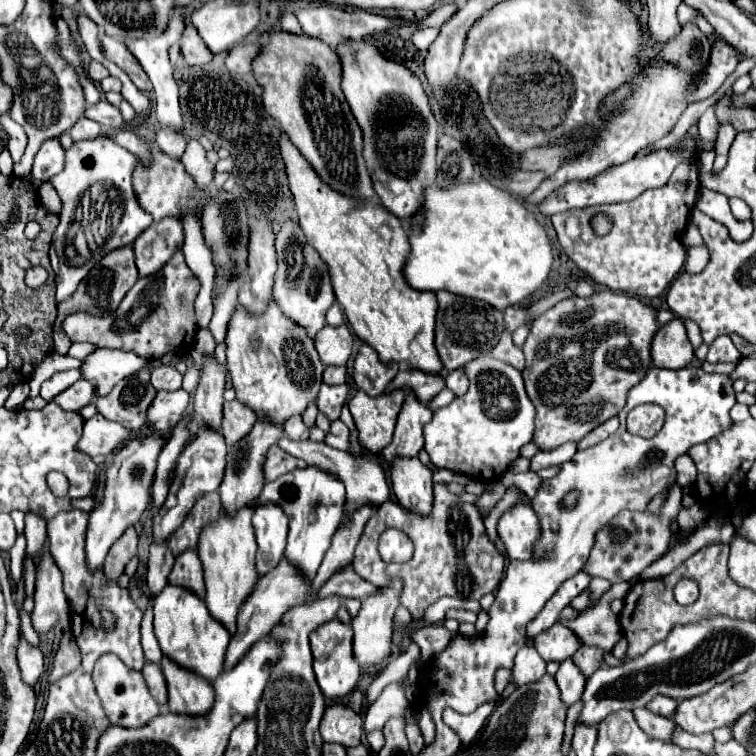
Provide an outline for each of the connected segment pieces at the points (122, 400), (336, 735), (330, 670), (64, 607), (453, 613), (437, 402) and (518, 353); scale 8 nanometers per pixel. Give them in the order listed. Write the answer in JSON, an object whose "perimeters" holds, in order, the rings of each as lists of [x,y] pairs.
{"perimeters":[[[[140,370],[120,380],[108,398],[98,398],[98,412],[122,424],[128,430],[140,430],[146,422],[146,410],[156,396],[156,388],[150,384],[150,372]]],[[[332,704],[326,708],[320,722],[320,734],[324,742],[342,744],[346,748],[358,746],[362,740],[362,718],[350,706]]],[[[336,618],[326,624],[320,624],[310,634],[310,648],[314,656],[314,674],[322,688],[322,694],[326,698],[342,698],[352,692],[360,676],[360,666],[356,666],[356,660],[352,658],[352,626]]],[[[40,554],[36,560],[36,592],[32,626],[38,632],[48,632],[62,614],[68,612],[68,602],[62,592],[62,572],[52,554]]],[[[448,610],[446,618],[454,618],[458,622],[470,622],[470,624],[476,622],[476,614],[468,612],[468,610]]],[[[444,388],[434,400],[430,400],[428,404],[430,404],[430,408],[432,410],[436,410],[436,408],[440,408],[440,406],[446,406],[446,404],[450,404],[454,400],[454,394],[450,394],[450,390],[448,388]]],[[[508,332],[502,334],[500,342],[496,344],[496,348],[492,350],[492,358],[496,360],[502,360],[502,362],[508,362],[510,366],[514,366],[516,370],[524,370],[524,354],[518,346],[512,344],[512,338]]]]}

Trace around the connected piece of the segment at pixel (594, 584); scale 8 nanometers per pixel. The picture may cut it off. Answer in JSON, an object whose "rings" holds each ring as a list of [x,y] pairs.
{"rings":[[[594,578],[594,580],[590,582],[590,586],[588,586],[588,588],[592,590],[592,604],[590,604],[590,606],[594,606],[594,604],[598,602],[598,598],[600,598],[610,586],[612,586],[610,582],[604,582],[604,580],[600,580],[600,578]]]}

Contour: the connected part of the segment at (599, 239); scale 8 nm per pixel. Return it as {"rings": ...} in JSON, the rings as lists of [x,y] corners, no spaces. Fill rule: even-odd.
{"rings":[[[692,162],[678,166],[670,178],[670,184],[656,190],[646,190],[632,202],[558,212],[552,216],[552,224],[562,250],[594,284],[638,298],[656,298],[674,282],[686,262],[682,230],[688,226],[688,214],[694,210],[698,190],[698,168]],[[596,212],[606,212],[612,216],[614,226],[608,236],[596,236],[592,232],[590,218]]]}

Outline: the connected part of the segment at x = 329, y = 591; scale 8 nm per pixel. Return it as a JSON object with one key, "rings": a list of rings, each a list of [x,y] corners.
{"rings":[[[352,566],[336,572],[336,576],[332,576],[318,592],[318,598],[326,598],[326,596],[332,596],[332,594],[338,594],[342,598],[368,598],[372,594],[378,594],[380,588],[370,584],[368,580],[360,578]]]}

